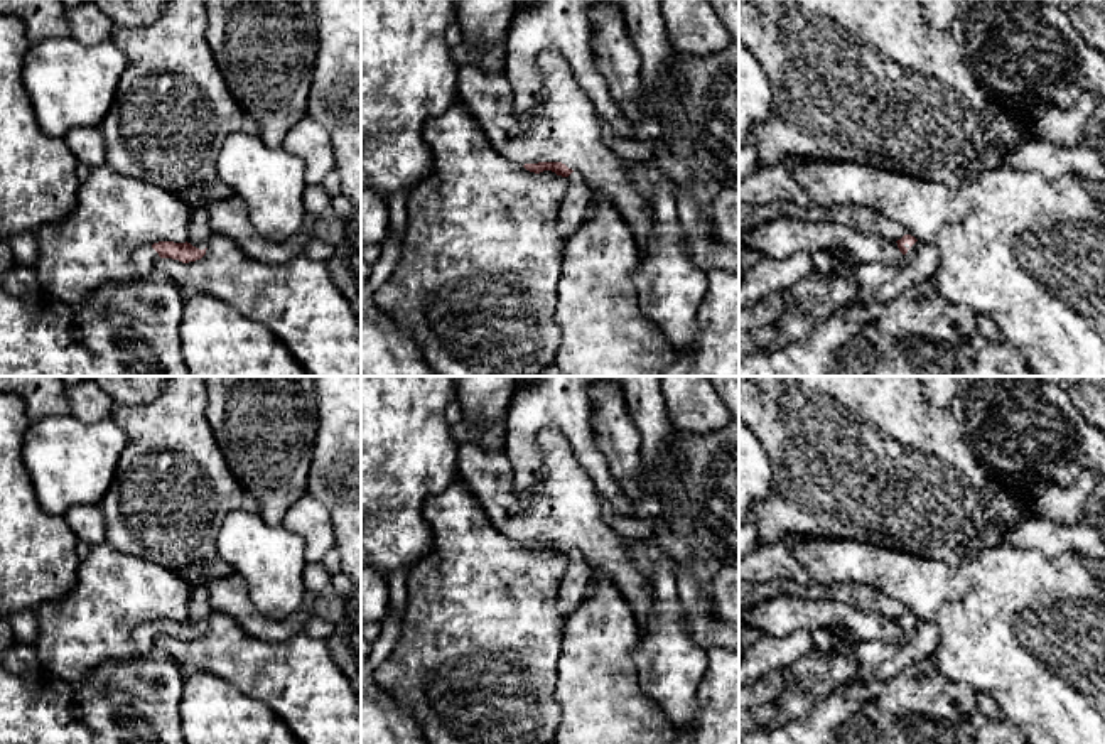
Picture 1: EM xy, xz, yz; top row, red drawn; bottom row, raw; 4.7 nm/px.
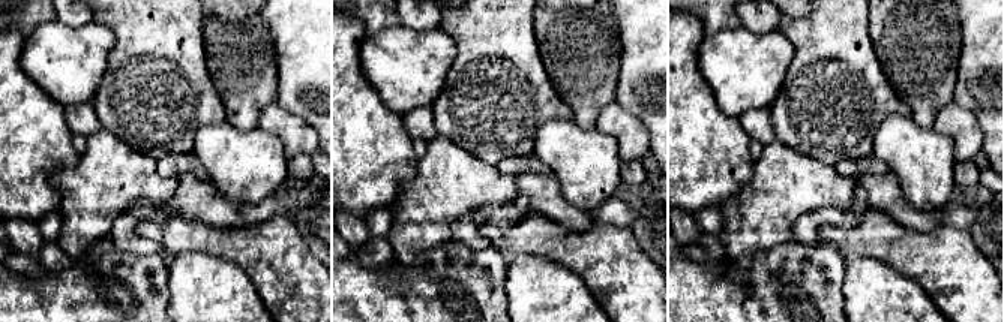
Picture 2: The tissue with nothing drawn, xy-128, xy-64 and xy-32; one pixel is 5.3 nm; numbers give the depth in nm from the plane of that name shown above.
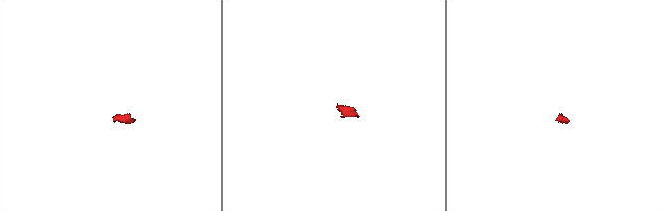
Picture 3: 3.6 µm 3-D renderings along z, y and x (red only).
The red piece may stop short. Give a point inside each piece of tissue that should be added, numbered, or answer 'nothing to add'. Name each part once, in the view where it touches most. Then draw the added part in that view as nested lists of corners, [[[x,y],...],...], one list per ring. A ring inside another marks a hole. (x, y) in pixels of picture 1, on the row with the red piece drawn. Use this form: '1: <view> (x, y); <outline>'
1: xy (199, 231); [[[206,206],[192,208],[187,243],[191,243],[199,250],[204,250],[208,248],[208,241],[211,236],[213,236],[213,231],[209,228],[209,214]]]
2: yz (874, 282); [[[923,241],[904,246],[908,248],[908,261],[901,267],[887,263],[860,263],[855,267],[852,278],[857,283],[857,299],[852,305],[889,300],[908,287],[933,277],[940,258],[938,251]]]

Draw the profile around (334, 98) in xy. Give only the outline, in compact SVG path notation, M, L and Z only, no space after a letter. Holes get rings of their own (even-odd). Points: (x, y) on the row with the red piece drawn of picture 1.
M315 0L317 59L307 116L332 135L341 194L361 206L361 0Z

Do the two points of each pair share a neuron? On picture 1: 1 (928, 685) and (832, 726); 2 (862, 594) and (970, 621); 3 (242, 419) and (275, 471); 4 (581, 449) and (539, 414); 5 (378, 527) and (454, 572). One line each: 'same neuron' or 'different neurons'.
1: same neuron
2: different neurons
3: same neuron
4: same neuron
5: different neurons

